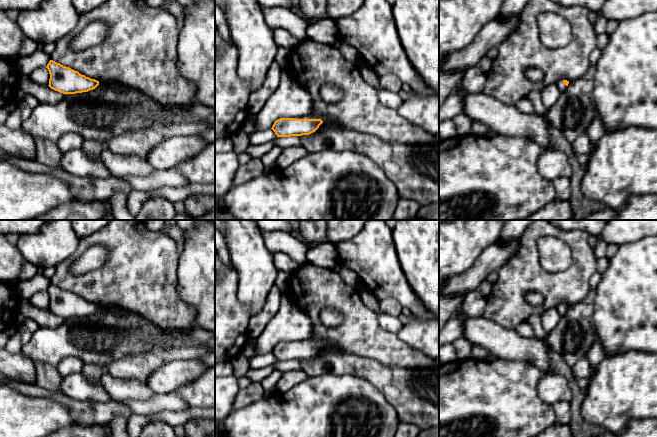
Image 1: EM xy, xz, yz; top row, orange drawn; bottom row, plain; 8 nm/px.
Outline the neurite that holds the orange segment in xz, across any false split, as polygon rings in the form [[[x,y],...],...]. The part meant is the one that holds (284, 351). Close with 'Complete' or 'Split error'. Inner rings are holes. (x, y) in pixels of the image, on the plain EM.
[[[312,338],[303,341],[280,342],[274,346],[271,353],[277,361],[309,359],[315,356],[324,344],[324,341]]]. Split error

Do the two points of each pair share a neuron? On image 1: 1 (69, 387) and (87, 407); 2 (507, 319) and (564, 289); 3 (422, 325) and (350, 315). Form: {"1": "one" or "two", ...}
{"1": "two", "2": "one", "3": "two"}

